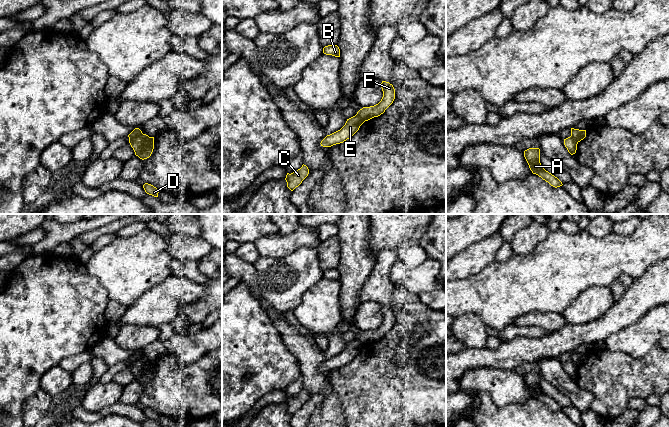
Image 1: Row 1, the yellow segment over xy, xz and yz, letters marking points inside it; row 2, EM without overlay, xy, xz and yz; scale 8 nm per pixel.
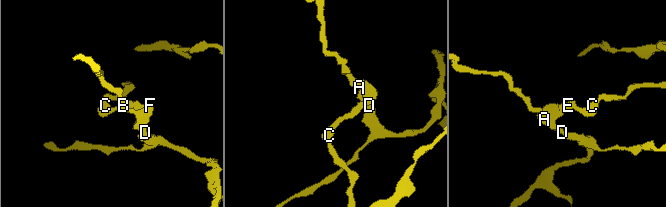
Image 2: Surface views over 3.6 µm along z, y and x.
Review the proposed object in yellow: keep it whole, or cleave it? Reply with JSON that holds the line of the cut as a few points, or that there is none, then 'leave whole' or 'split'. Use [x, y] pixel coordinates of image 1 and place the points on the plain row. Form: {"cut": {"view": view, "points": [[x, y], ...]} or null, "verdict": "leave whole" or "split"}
{"cut": {"view": "xy", "points": [[143, 358], [129, 366]]}, "verdict": "split"}

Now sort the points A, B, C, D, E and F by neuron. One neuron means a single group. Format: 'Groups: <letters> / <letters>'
Groups: A B D F / C E

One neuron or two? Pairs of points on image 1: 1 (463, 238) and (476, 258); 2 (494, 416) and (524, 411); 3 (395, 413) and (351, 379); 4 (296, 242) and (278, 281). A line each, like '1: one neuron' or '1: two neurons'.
1: two neurons
2: one neuron
3: one neuron
4: two neurons

